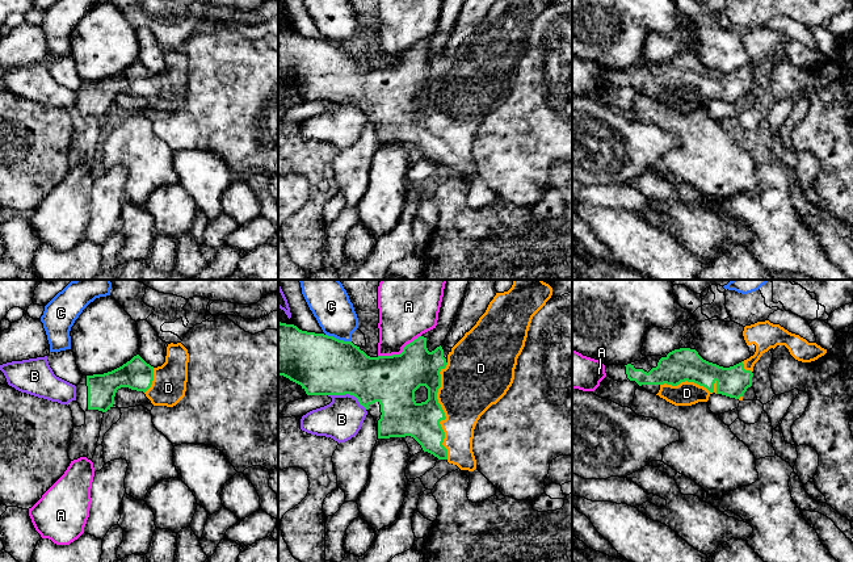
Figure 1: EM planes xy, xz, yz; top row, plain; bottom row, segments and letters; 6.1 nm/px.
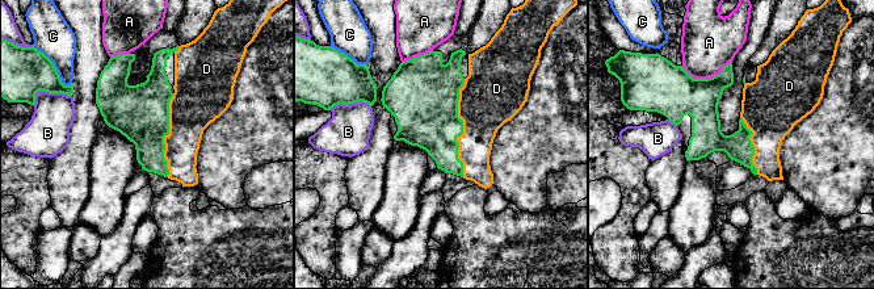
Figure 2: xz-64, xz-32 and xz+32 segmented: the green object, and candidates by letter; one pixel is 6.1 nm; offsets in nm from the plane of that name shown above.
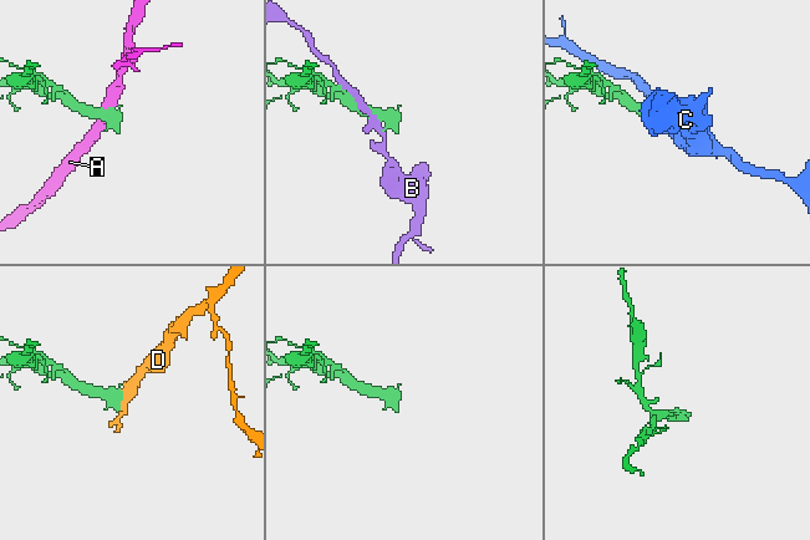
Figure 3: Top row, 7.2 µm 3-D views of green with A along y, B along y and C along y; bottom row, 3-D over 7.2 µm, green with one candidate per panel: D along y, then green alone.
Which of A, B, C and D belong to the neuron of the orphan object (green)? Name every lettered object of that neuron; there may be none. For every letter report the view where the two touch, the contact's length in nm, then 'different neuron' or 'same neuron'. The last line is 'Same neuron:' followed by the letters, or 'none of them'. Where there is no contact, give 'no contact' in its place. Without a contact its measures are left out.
A: xz | 300 nm | different neuron
B: xz | 260 nm | different neuron
C: xz | 170 nm | different neuron
D: xz | 600 nm | same neuron
Same neuron: D

